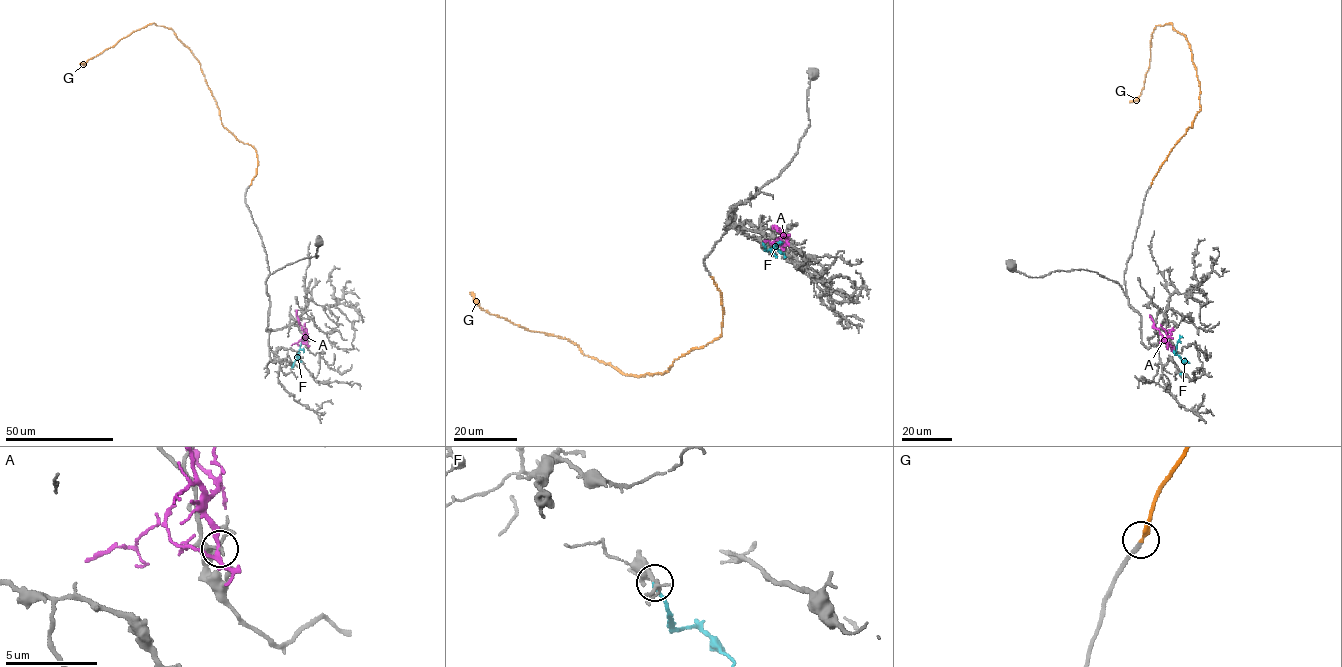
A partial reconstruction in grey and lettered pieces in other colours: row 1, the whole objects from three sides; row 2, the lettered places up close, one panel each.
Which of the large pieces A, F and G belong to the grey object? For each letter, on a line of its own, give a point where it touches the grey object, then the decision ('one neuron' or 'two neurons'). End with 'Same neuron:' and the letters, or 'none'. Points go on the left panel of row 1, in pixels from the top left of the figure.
A: contact (307, 343); two neurons
F: contact (291, 366); two neurons
G: contact (250, 185); one neuron
Same neuron: G

